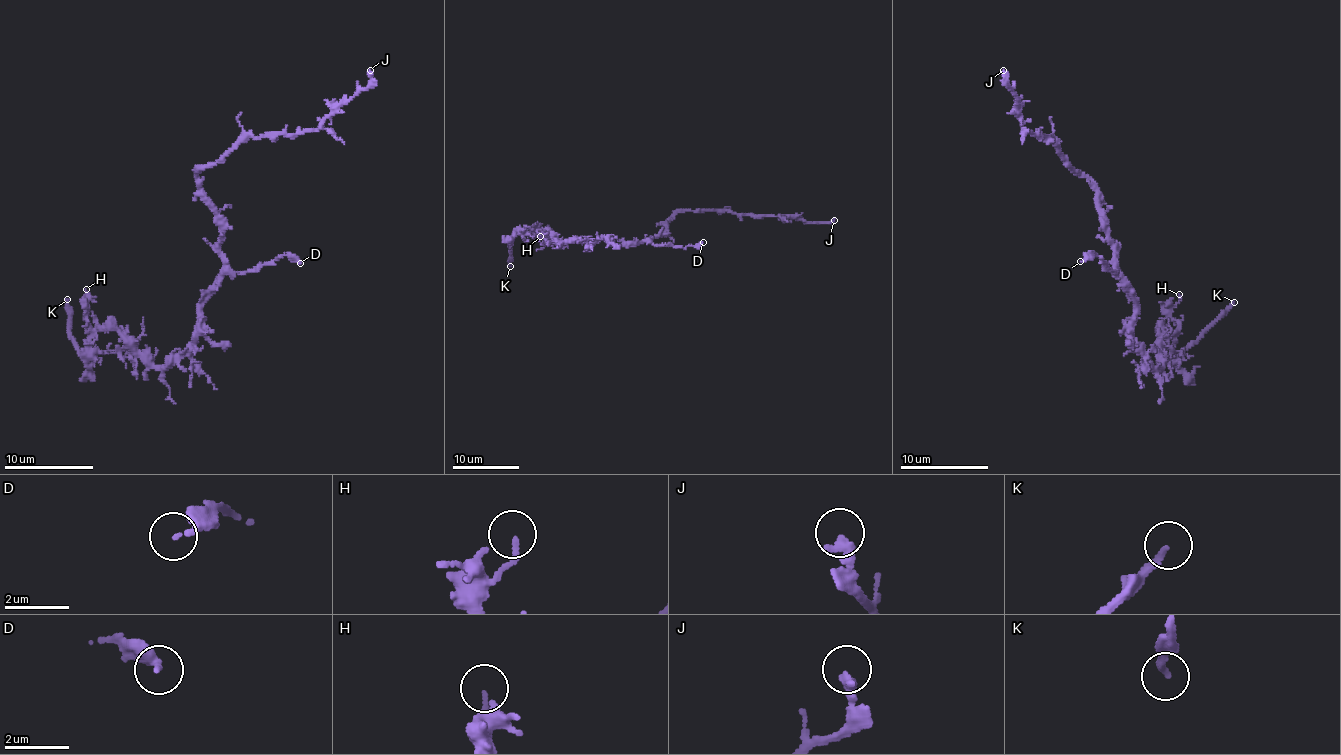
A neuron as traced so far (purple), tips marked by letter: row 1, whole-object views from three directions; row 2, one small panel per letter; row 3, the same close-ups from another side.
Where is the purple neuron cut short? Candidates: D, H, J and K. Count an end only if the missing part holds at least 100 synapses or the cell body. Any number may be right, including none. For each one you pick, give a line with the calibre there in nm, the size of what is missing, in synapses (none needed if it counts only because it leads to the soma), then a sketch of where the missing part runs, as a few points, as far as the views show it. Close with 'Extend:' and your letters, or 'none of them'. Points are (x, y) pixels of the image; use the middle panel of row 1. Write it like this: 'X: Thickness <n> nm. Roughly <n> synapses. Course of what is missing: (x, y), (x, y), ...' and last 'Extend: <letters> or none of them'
K: Thickness 200 nm
Extend: K

